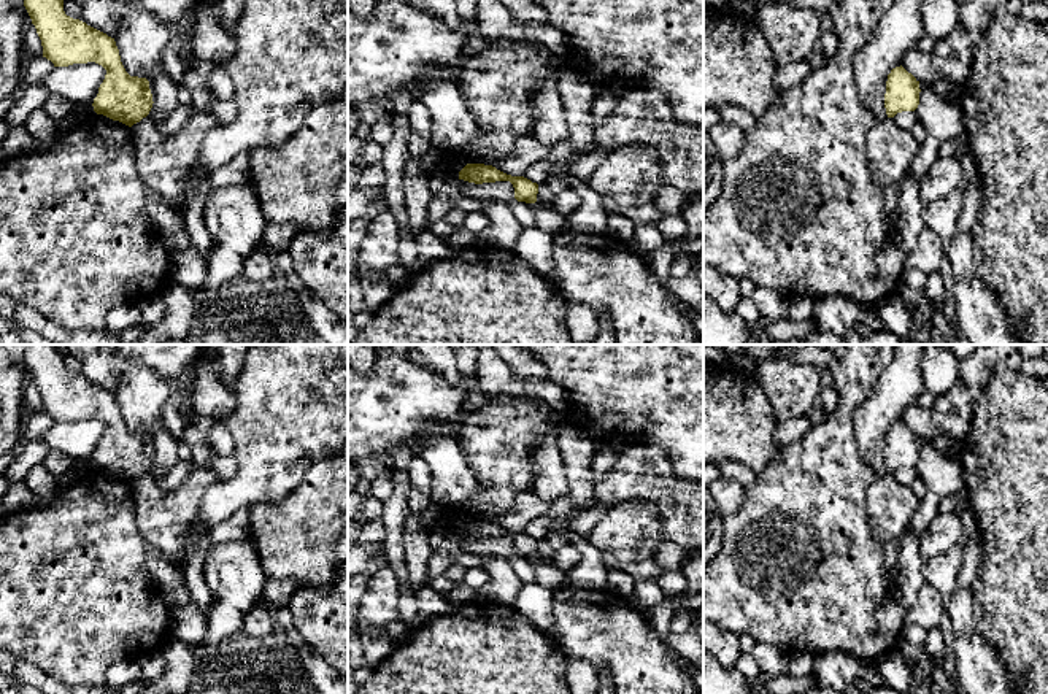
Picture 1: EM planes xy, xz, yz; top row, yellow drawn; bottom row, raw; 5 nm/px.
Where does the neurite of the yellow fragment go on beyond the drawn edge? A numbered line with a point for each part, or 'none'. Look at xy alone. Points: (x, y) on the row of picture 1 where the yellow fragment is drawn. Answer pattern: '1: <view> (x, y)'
none

